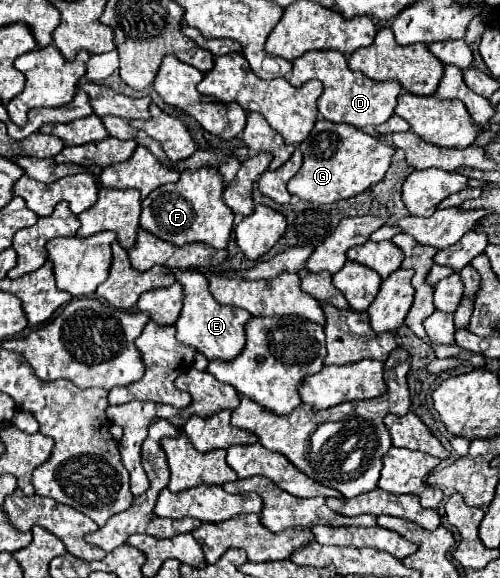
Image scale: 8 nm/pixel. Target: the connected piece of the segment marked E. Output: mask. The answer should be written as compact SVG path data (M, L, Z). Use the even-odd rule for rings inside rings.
M177 270L171 274L175 282L183 286L183 310L179 314L179 320L175 322L177 340L197 348L201 354L205 354L207 360L233 360L237 354L241 354L245 346L245 322L251 318L251 314L247 310L215 302L209 292L209 282L201 272Z

